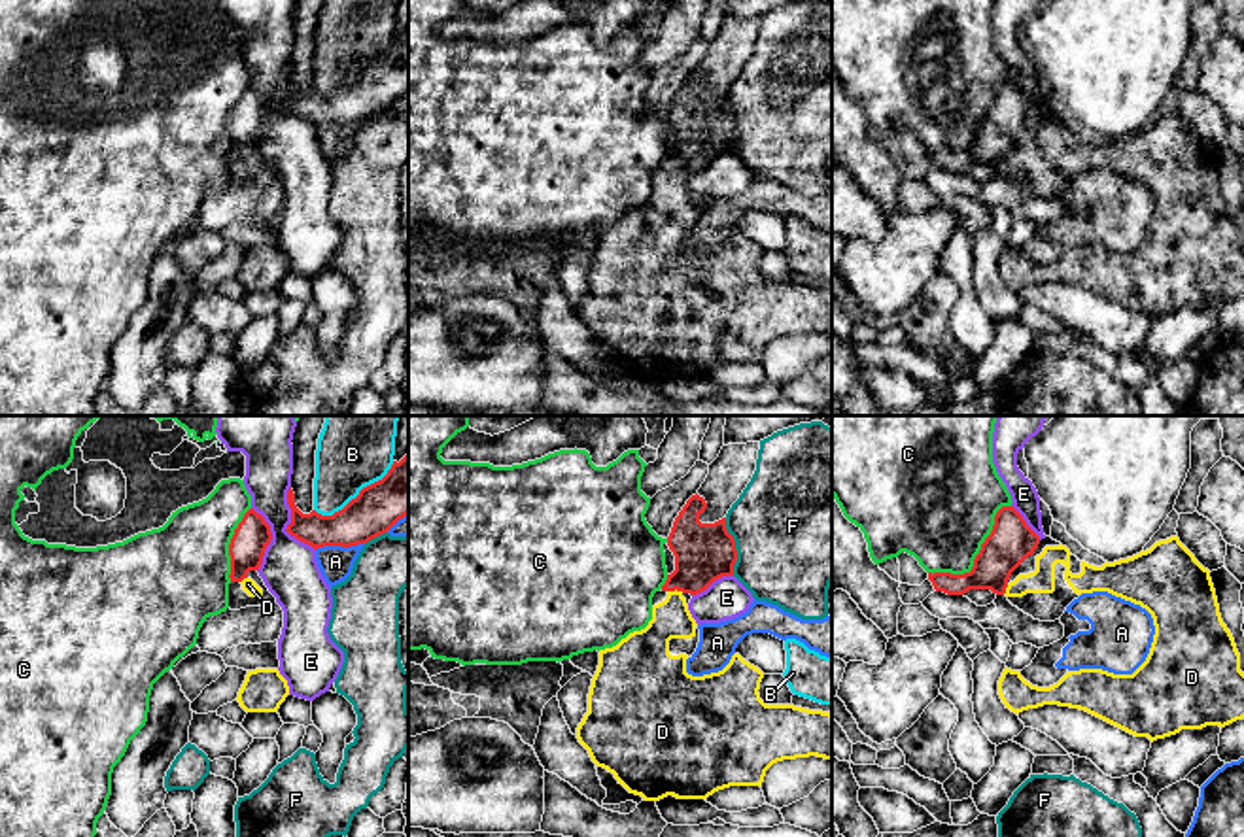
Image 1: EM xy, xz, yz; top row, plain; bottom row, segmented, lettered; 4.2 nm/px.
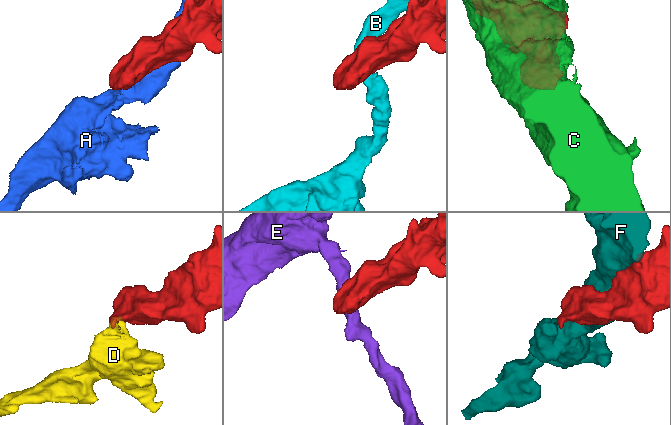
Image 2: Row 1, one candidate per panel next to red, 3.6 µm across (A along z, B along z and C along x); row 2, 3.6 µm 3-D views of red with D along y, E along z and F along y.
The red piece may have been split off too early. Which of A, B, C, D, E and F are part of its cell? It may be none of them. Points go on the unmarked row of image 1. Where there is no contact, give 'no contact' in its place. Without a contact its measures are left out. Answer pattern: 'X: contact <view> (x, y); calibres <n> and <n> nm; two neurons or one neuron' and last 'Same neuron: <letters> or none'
A: contact xy (339, 121); calibres 200 and 140 nm; two neurons
B: contact xy (358, 72); calibres 220 and 280 nm; two neurons
C: contact yz (976, 133); calibres 190 and 460 nm; two neurons
D: contact xz (675, 165); calibres 260 and 160 nm; one neuron
E: contact xy (292, 99); calibres 160 and 240 nm; two neurons
F: contact xz (734, 123); calibres 260 and 480 nm; two neurons
Same neuron: D

